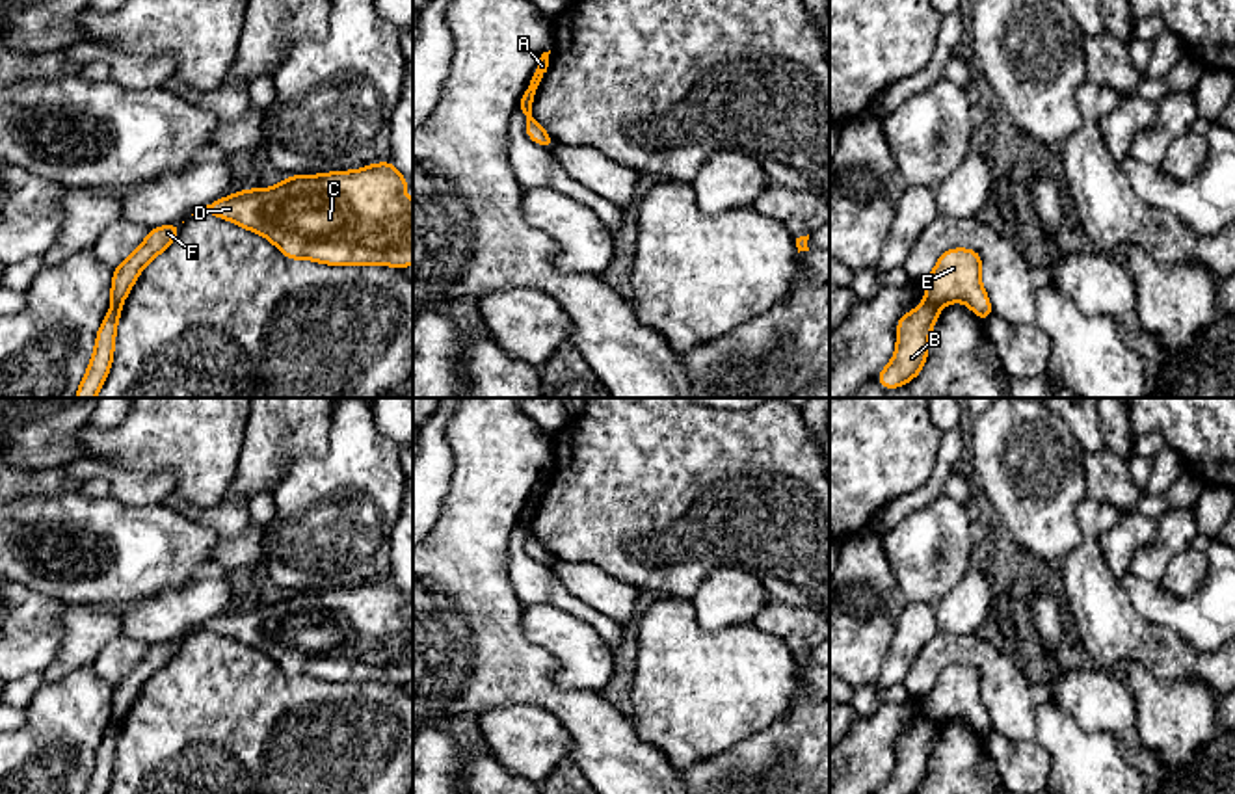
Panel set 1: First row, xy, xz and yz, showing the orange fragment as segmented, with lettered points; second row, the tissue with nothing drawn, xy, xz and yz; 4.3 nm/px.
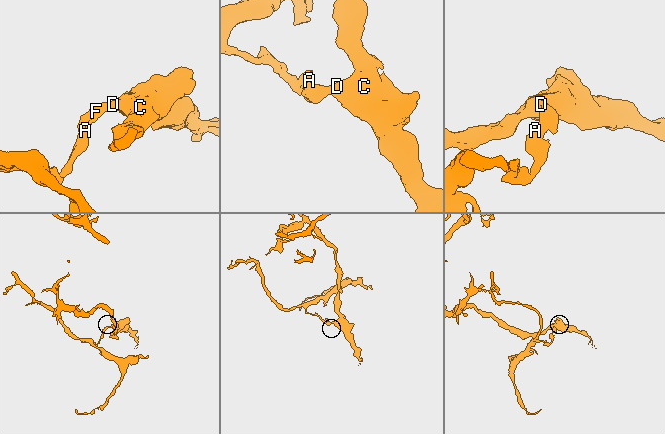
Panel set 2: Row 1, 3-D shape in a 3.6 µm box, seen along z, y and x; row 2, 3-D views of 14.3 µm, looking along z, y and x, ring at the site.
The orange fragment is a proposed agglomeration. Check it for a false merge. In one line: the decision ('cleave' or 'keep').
cleave

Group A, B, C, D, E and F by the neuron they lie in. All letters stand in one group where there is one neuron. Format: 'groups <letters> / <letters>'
groups A B / C D E F

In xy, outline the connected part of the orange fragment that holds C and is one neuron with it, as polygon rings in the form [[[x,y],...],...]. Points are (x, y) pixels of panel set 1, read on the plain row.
[[[387,576],[355,588],[292,591],[268,606],[247,604],[218,615],[192,632],[210,630],[255,647],[290,677],[404,686],[413,681],[413,617],[405,615],[407,601]]]

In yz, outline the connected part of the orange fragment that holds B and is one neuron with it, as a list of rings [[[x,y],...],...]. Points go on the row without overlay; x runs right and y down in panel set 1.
[[[923,718],[896,738],[896,766],[878,794],[917,794],[928,774],[930,749],[939,725]]]

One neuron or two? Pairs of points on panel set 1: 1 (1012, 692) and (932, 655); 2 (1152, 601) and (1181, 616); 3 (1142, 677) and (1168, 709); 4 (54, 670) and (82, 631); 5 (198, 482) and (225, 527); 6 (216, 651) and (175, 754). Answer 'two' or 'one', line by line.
1: one
2: one
3: one
4: one
5: two
6: one

